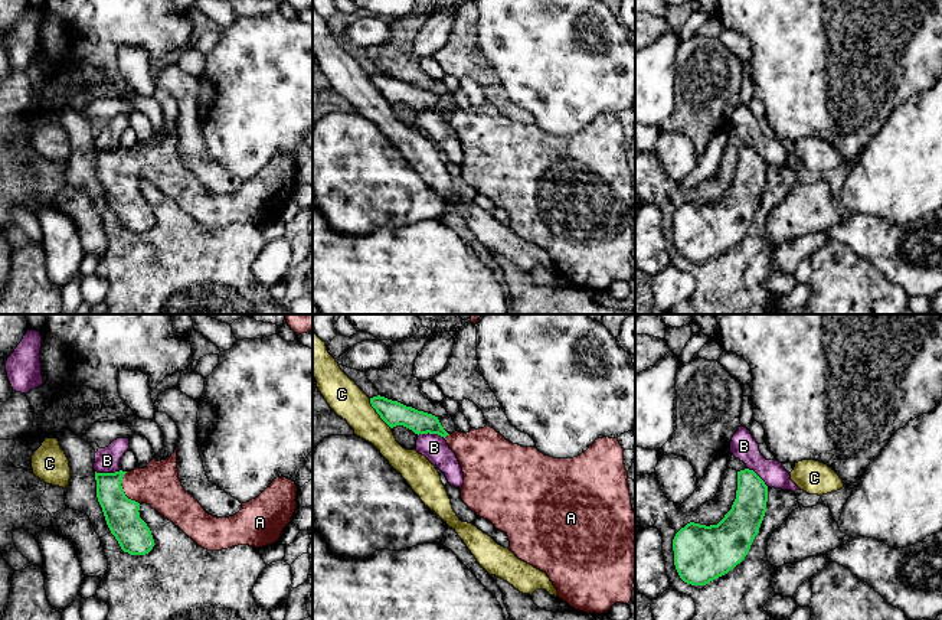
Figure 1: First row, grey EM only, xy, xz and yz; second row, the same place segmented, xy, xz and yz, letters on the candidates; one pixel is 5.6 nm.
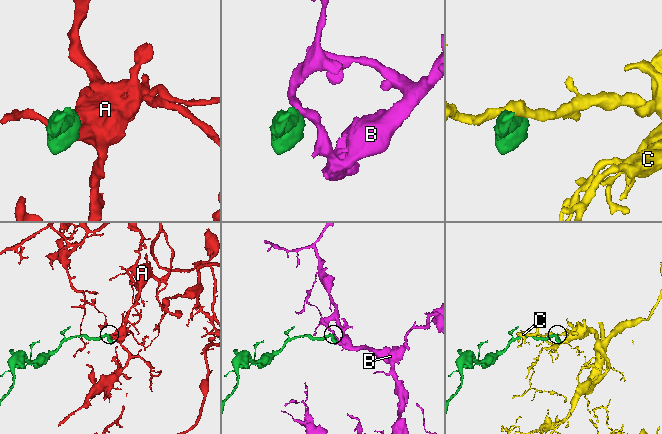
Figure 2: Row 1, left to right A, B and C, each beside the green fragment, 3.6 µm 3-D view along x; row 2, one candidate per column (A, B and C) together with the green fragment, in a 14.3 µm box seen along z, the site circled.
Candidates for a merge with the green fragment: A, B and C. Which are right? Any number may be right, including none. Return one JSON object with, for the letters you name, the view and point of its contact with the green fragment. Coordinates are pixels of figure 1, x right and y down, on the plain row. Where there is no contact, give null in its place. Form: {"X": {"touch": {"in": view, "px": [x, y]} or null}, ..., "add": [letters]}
{"A": {"touch": {"in": "xy", "px": [123, 167]}}, "add": ["A"]}

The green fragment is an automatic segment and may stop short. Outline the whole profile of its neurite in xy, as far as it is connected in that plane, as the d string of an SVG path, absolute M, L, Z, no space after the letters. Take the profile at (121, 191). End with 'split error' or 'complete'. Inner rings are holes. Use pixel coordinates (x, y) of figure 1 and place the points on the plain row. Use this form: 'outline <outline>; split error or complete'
outline M177 121L166 137L153 136L145 146L131 149L97 150L97 174L102 185L107 202L121 226L130 232L145 232L154 223L147 200L140 195L140 182L147 180L161 193L171 198L199 223L207 228L222 228L238 222L262 225L277 219L284 205L291 199L297 186L297 163L287 154L277 154L255 176L242 180L241 187L229 195L215 195L181 163L177 146Z; split error

